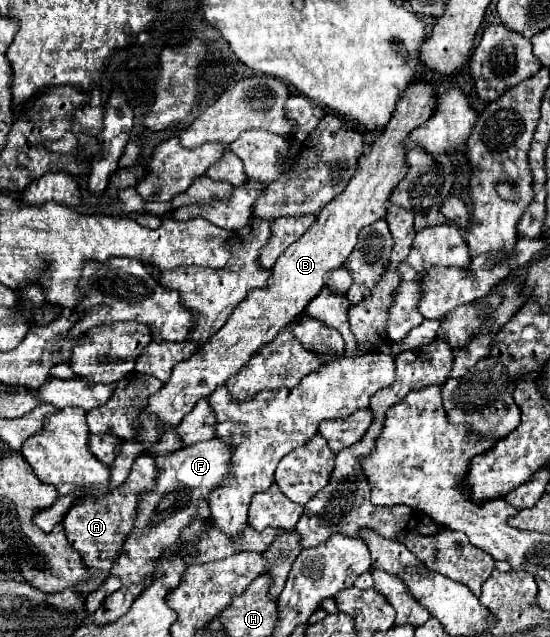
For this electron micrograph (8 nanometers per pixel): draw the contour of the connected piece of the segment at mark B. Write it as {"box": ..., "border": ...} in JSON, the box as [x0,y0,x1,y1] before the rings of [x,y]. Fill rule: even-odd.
{"box":[110,82,436,488],"border":[[[426,82],[412,84],[400,96],[386,130],[378,136],[372,150],[360,158],[358,172],[348,182],[346,190],[320,210],[318,220],[308,228],[308,232],[298,242],[294,242],[292,246],[288,246],[286,252],[280,254],[280,258],[272,268],[274,276],[268,282],[268,288],[248,292],[246,300],[238,304],[238,308],[226,320],[226,324],[196,354],[192,354],[192,358],[176,364],[170,380],[162,386],[162,390],[148,398],[148,404],[140,418],[142,420],[142,430],[138,434],[140,444],[124,440],[112,464],[110,488],[116,488],[124,482],[134,458],[144,454],[158,440],[164,428],[178,426],[184,414],[188,414],[200,398],[210,396],[232,374],[236,374],[250,360],[250,356],[258,352],[262,344],[270,342],[284,326],[288,326],[308,306],[312,296],[316,296],[322,290],[328,272],[340,268],[346,262],[346,258],[356,246],[358,232],[364,226],[370,226],[372,222],[384,218],[386,200],[392,188],[406,174],[406,160],[404,160],[406,150],[400,144],[410,134],[410,130],[418,128],[430,118],[434,104],[436,104],[436,92]]]}

